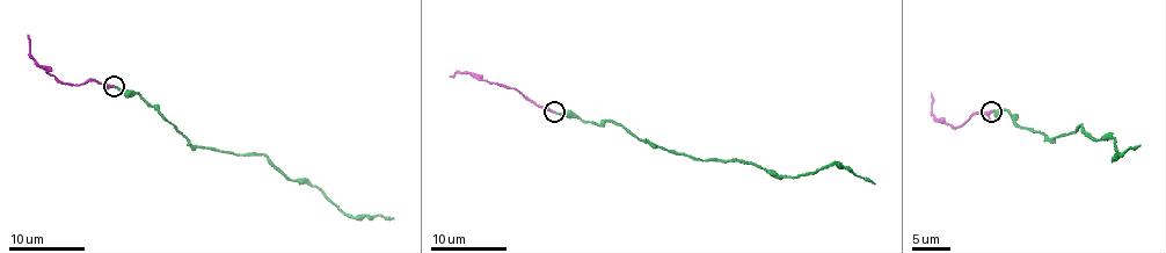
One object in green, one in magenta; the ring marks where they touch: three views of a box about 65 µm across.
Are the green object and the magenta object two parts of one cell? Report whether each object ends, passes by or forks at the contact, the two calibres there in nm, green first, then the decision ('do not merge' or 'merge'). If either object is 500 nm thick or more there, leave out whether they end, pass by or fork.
green ends; magenta passes by; calibres 180 and 160 nm; do not merge

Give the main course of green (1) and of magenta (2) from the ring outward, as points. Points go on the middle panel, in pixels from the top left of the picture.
1: (554, 111), (595, 124), (610, 121), (653, 145), (699, 160), (741, 160), (793, 178), (832, 163), (874, 183)
2: (554, 111), (526, 100), (512, 88), (464, 72), (449, 76)

